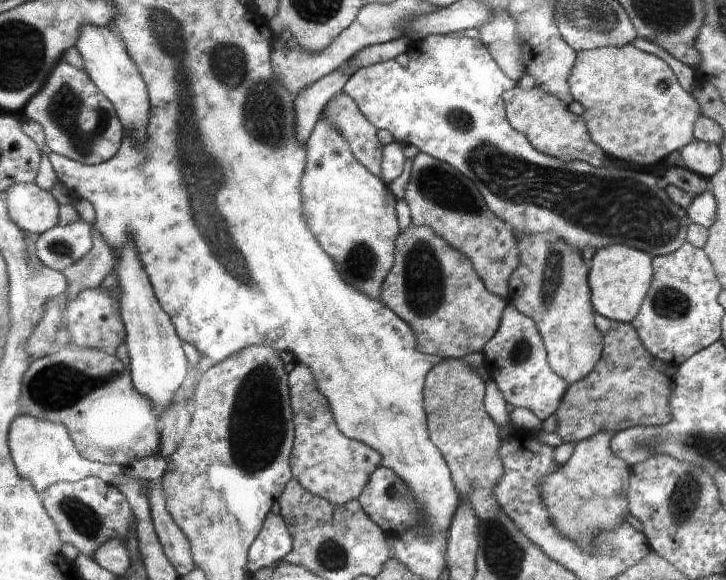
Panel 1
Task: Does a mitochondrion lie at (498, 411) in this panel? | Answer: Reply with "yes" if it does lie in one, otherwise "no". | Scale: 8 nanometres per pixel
no

